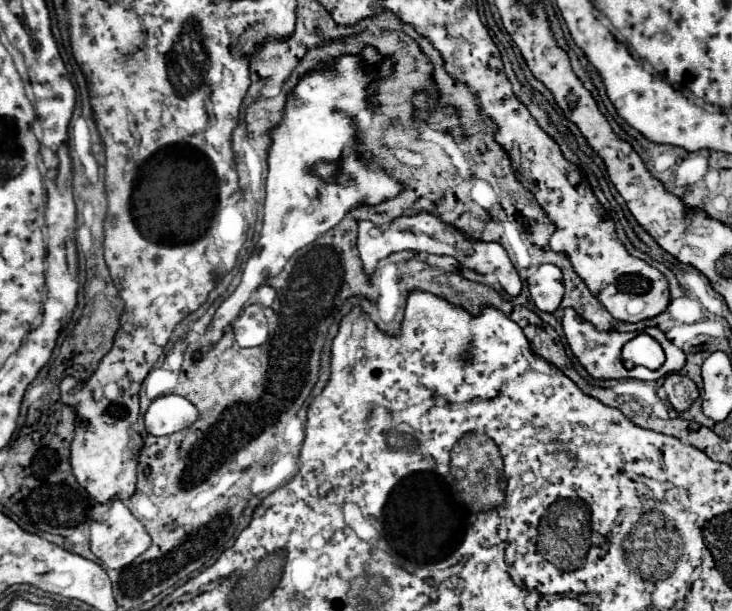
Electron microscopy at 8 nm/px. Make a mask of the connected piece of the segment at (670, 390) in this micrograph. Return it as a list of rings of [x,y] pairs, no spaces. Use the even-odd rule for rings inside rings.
[[[669,373],[665,377],[665,383],[663,383],[663,389],[667,393],[667,399],[669,403],[677,409],[677,411],[685,411],[691,407],[691,403],[699,397],[699,391],[695,387],[695,383],[681,375],[681,373]]]

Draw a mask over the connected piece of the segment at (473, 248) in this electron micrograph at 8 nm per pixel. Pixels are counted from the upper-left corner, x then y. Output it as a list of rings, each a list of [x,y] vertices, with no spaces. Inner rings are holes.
[[[417,213],[417,215],[403,215],[397,217],[395,221],[391,221],[389,229],[379,229],[373,223],[359,223],[359,239],[357,239],[357,249],[359,255],[363,259],[363,267],[367,273],[373,273],[379,259],[387,257],[395,251],[405,251],[405,249],[413,249],[413,251],[425,251],[425,253],[435,253],[435,255],[451,255],[455,257],[463,267],[475,269],[479,273],[493,273],[497,275],[497,279],[501,281],[503,289],[515,297],[521,293],[521,279],[517,275],[517,269],[513,267],[507,251],[503,249],[503,245],[495,243],[495,241],[477,241],[477,239],[469,239],[465,233],[461,233],[457,227],[441,221],[437,215],[431,213]]]

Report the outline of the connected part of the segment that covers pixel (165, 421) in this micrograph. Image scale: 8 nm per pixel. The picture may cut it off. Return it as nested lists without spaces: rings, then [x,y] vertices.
[[[159,397],[145,413],[145,429],[149,435],[163,437],[187,429],[195,423],[197,411],[183,397]]]

